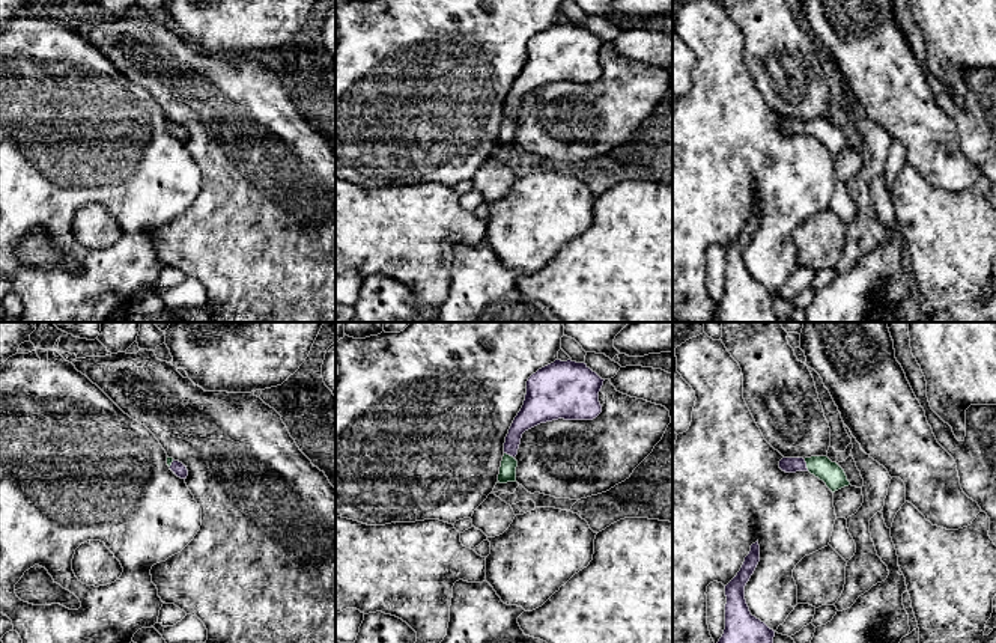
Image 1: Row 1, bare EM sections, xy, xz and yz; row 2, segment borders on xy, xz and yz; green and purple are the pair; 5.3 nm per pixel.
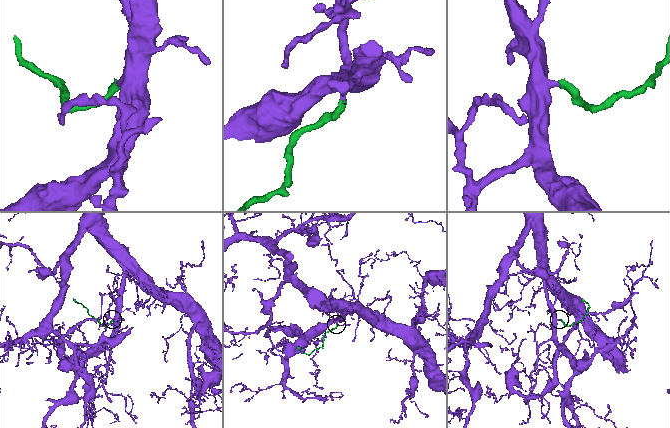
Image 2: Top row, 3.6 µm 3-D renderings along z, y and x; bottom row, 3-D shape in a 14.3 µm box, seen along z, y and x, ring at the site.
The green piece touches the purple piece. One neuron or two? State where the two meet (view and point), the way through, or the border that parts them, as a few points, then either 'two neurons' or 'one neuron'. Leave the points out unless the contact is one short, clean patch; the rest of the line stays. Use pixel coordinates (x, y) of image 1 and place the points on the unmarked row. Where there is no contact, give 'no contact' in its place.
meets green in yz at (807, 128); runs through yz (831, 136), (819, 128), (807, 128), (786, 127); one neuron

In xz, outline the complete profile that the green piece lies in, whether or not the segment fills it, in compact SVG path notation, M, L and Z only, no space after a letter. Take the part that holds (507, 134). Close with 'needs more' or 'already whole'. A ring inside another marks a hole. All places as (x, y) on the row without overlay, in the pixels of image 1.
M555 23L533 36L527 44L524 68L506 99L498 145L516 145L515 119L525 93L558 81L596 81L602 75L599 54L603 44L585 26L572 23Z | needs more

